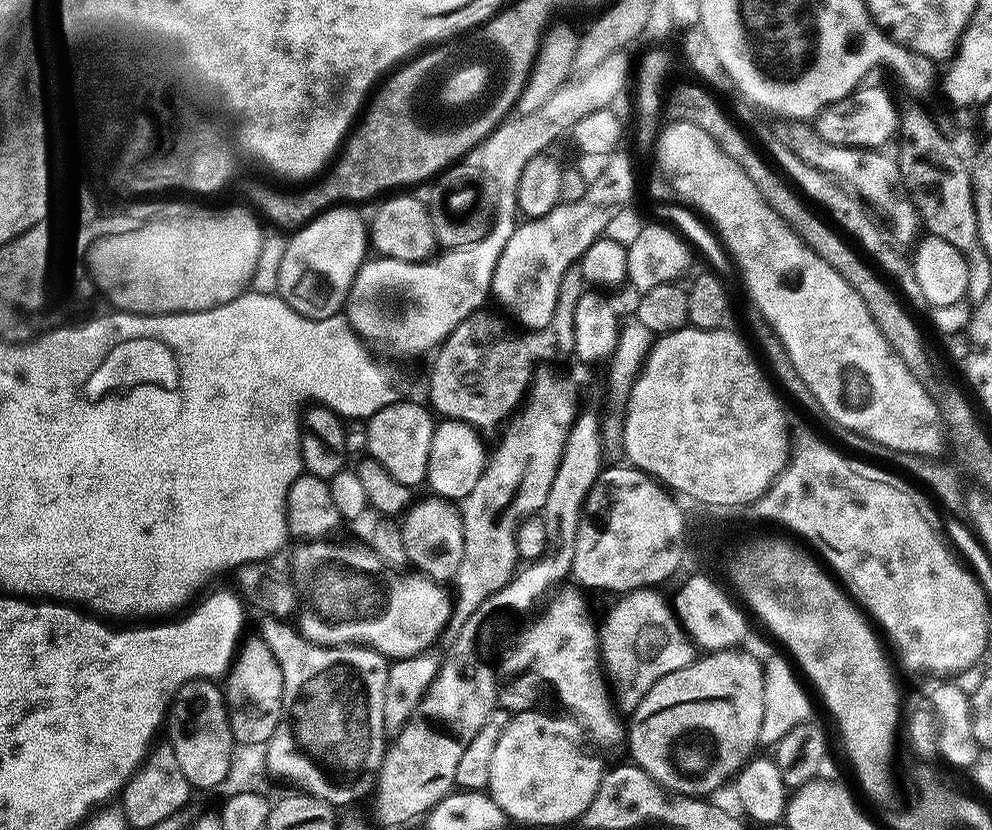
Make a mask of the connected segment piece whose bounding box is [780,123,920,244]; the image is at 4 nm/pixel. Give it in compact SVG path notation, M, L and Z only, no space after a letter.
M803 123L801 128L782 128L780 137L783 144L792 150L798 158L802 158L808 165L821 169L840 180L873 209L882 210L887 218L885 221L888 223L891 235L897 243L902 244L902 242L908 241L911 243L917 237L920 228L918 212L907 199L900 201L899 194L894 192L894 188L897 184L899 186L902 179L897 159L891 153L888 155L884 154L885 151L877 149L830 144L823 140L807 123Z

